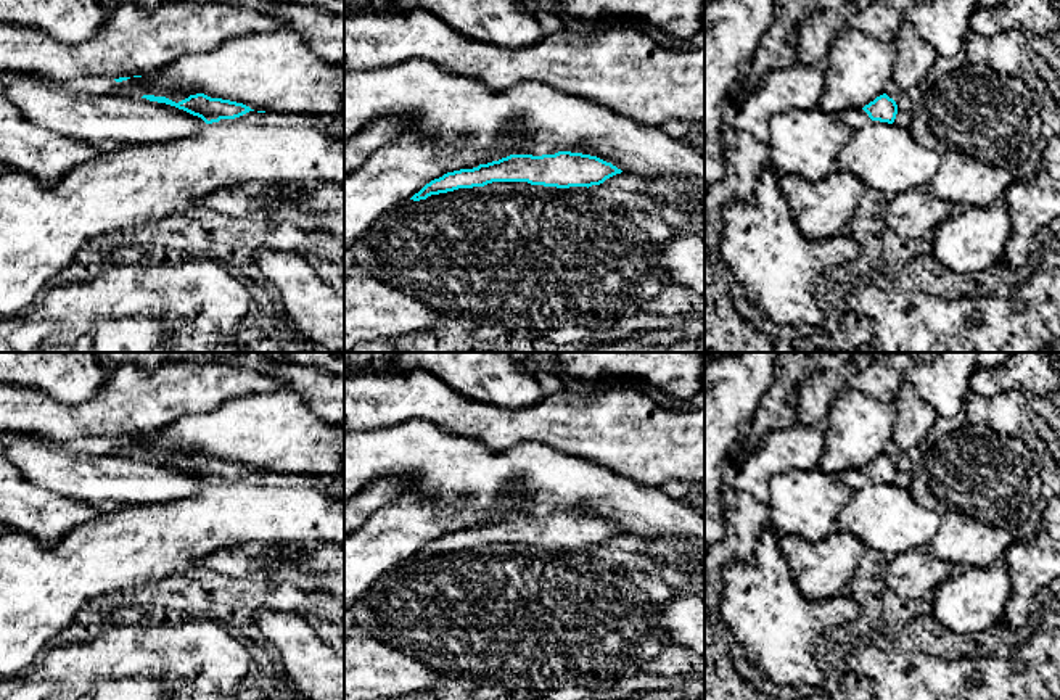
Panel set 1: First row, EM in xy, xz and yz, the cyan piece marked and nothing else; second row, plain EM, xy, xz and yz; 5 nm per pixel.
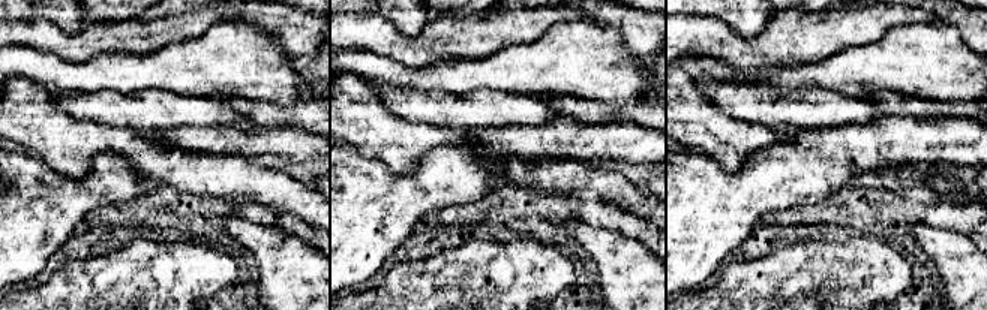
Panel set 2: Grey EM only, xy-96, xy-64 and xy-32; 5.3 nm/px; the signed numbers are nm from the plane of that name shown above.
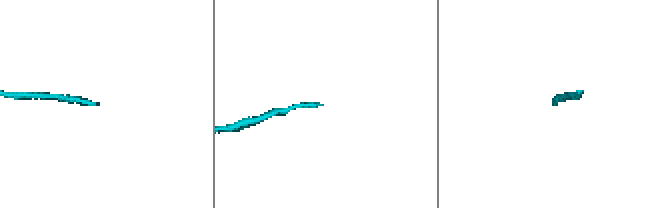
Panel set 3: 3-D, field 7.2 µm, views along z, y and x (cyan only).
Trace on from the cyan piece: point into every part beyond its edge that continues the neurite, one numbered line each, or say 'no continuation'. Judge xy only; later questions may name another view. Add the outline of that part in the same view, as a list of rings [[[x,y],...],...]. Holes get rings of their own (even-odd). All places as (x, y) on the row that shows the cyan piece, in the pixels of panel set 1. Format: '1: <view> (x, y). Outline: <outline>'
1: xy (253, 118). Outline: [[[249,111],[235,119],[220,119],[219,122],[236,122],[243,126],[309,126],[312,114],[281,114],[273,111]]]

